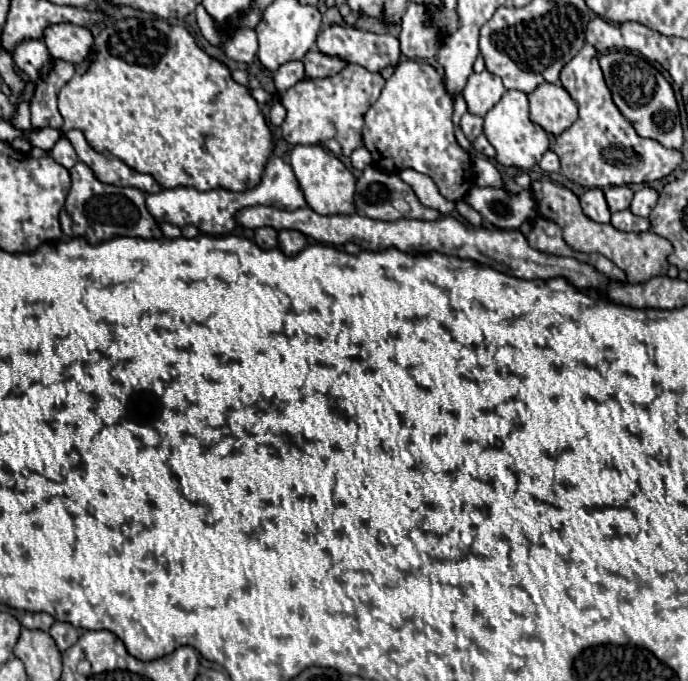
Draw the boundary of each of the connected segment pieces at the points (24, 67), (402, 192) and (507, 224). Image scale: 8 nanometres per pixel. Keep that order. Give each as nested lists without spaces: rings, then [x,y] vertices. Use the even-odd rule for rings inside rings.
[[[27,40],[27,42],[21,42],[15,52],[13,52],[15,58],[15,66],[25,72],[29,76],[31,82],[37,82],[39,80],[39,74],[41,74],[41,68],[51,60],[51,54],[45,46],[45,42],[41,40]]]
[[[367,166],[363,170],[363,174],[361,174],[361,178],[357,180],[357,192],[355,192],[357,212],[359,214],[365,214],[369,218],[375,218],[375,220],[399,220],[399,218],[403,218],[403,212],[399,212],[395,208],[395,202],[397,200],[407,200],[407,216],[409,218],[423,218],[423,220],[437,220],[439,218],[439,212],[437,210],[431,210],[431,208],[425,208],[425,206],[423,206],[423,216],[419,214],[421,212],[421,202],[413,194],[411,186],[407,186],[399,176],[387,174],[383,170],[373,168],[373,166]]]
[[[471,188],[471,192],[467,194],[467,204],[471,204],[485,222],[491,222],[495,228],[519,228],[523,222],[527,222],[527,218],[535,218],[535,202],[531,198],[531,190],[521,190],[517,194],[501,190],[501,188]]]

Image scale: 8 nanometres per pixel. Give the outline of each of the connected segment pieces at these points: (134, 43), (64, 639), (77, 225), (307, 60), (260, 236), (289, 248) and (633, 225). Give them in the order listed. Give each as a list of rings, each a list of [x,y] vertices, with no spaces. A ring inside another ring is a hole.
[[[125,18],[125,20],[115,20],[111,24],[107,24],[99,36],[95,38],[93,50],[89,54],[89,58],[81,64],[75,66],[75,74],[73,78],[61,88],[59,92],[59,112],[65,120],[65,124],[61,127],[61,132],[66,133],[71,128],[77,128],[85,134],[87,142],[97,150],[97,152],[109,152],[115,158],[121,158],[129,168],[141,172],[141,174],[149,174],[153,176],[163,188],[177,188],[177,186],[191,186],[197,188],[201,192],[205,190],[213,190],[213,188],[225,188],[231,192],[241,192],[241,190],[249,190],[253,186],[257,186],[261,182],[263,170],[267,160],[273,154],[273,134],[271,128],[265,122],[265,116],[261,112],[261,106],[255,102],[251,90],[247,86],[237,84],[231,78],[231,70],[215,60],[213,56],[209,56],[207,52],[203,52],[201,48],[197,48],[195,38],[183,28],[183,26],[171,26],[165,20],[141,20],[141,18]]]
[[[55,622],[49,628],[49,634],[53,636],[53,640],[61,652],[65,652],[69,646],[73,646],[79,638],[79,630],[67,622]]]
[[[77,162],[71,170],[71,190],[67,194],[65,206],[59,214],[61,230],[65,236],[83,236],[87,242],[97,244],[103,240],[109,240],[113,236],[137,236],[137,238],[161,238],[161,230],[157,222],[151,218],[151,214],[145,208],[145,196],[137,188],[127,186],[113,186],[99,182],[93,174],[93,170]]]
[[[311,48],[303,60],[305,64],[305,76],[307,78],[327,78],[327,76],[335,76],[339,74],[347,62],[343,58],[335,58],[335,56],[327,56],[315,48]]]
[[[269,226],[255,230],[255,244],[263,250],[271,250],[277,246],[277,232]]]
[[[281,230],[279,232],[279,248],[287,256],[295,256],[299,250],[303,250],[307,244],[307,238],[299,234],[297,230]]]
[[[629,210],[615,212],[611,216],[611,224],[617,230],[623,230],[623,232],[643,232],[643,230],[649,230],[649,220],[647,218],[639,218],[639,216],[631,214]]]

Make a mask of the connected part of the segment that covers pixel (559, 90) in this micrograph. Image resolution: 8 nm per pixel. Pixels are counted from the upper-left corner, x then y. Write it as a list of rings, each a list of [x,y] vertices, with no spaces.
[[[539,84],[529,94],[529,110],[531,120],[553,136],[567,130],[577,118],[577,104],[561,84]]]

